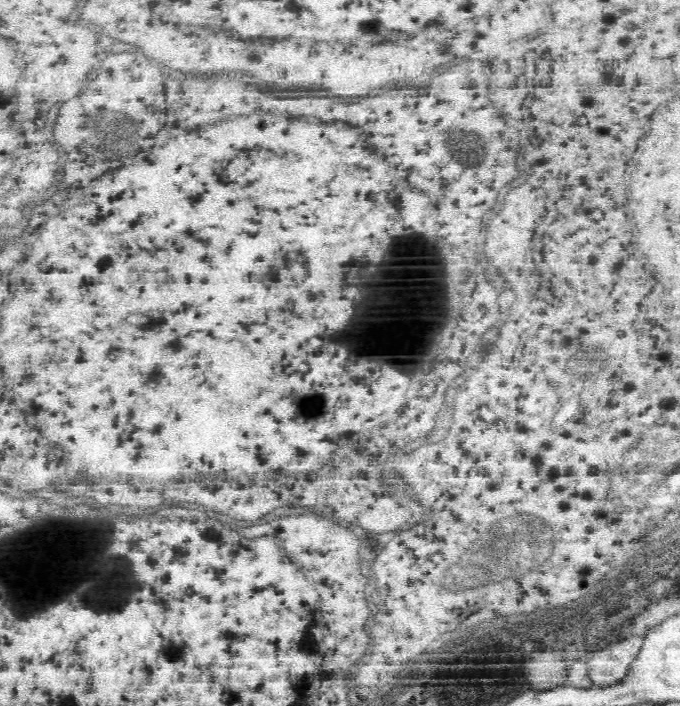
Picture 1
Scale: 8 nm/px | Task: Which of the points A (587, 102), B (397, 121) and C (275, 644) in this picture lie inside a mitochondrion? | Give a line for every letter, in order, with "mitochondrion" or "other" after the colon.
A: other
B: other
C: other

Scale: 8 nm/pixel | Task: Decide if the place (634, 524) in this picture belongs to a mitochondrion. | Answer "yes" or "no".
no

